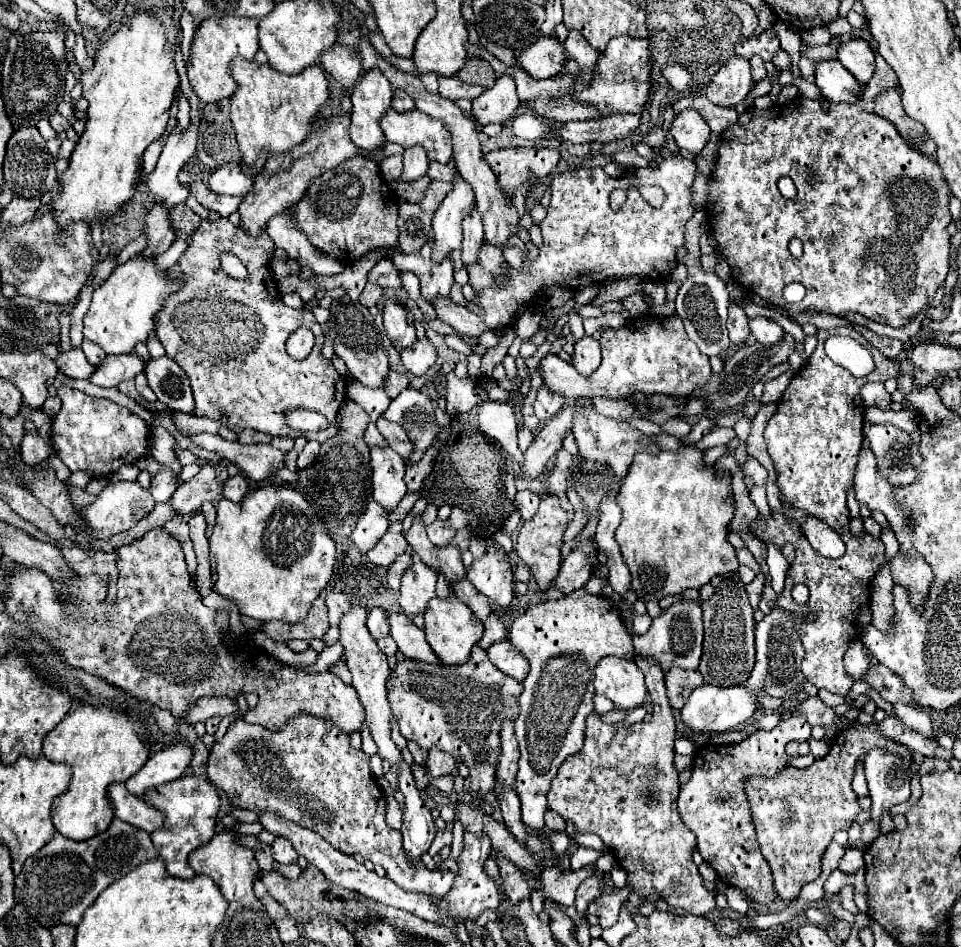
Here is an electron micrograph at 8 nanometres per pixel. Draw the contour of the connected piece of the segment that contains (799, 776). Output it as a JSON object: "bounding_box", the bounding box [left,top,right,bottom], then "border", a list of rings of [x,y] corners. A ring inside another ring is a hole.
{"bounding_box":[745,724,911,900],"border":[[[861,724],[859,728],[837,734],[829,754],[821,760],[815,760],[805,770],[787,764],[777,776],[745,778],[745,792],[751,802],[757,842],[763,858],[771,866],[775,890],[783,900],[797,898],[803,884],[819,878],[821,856],[833,840],[833,834],[837,830],[849,830],[855,816],[861,812],[857,794],[851,788],[855,762],[859,758],[865,758],[865,754],[877,746],[899,752],[905,762],[911,760],[911,752],[905,746],[899,746],[881,736],[877,732],[877,724]]]}

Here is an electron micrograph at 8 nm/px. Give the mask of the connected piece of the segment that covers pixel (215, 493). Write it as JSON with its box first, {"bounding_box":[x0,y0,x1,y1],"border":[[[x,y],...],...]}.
{"bounding_box":[173,464,221,514],"border":[[[203,464],[199,474],[189,482],[183,482],[173,494],[173,508],[177,514],[191,514],[201,508],[205,500],[217,502],[221,496],[221,480],[217,478],[217,470],[211,464]]]}

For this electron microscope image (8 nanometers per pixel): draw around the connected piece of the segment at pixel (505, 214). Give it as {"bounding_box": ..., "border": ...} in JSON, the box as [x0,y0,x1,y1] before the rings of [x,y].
{"bounding_box":[359,34,519,248],"border":[[[363,34],[363,38],[359,40],[359,56],[361,56],[361,62],[363,62],[363,72],[369,72],[371,68],[379,68],[379,70],[387,76],[387,80],[391,82],[393,88],[405,90],[405,92],[415,100],[415,106],[417,106],[421,112],[425,112],[425,114],[429,114],[429,116],[433,116],[433,118],[437,118],[437,120],[441,120],[441,122],[445,124],[445,128],[447,128],[447,130],[451,132],[451,136],[453,136],[453,150],[455,150],[455,156],[453,156],[453,158],[455,158],[457,170],[459,170],[459,174],[461,174],[461,176],[473,186],[473,190],[475,190],[477,206],[479,206],[479,212],[483,214],[483,224],[485,224],[485,242],[491,244],[491,246],[497,246],[497,248],[507,248],[507,246],[509,246],[509,240],[511,240],[513,236],[517,236],[517,234],[515,234],[515,228],[519,228],[519,214],[517,214],[517,210],[509,204],[509,200],[499,192],[497,180],[495,180],[491,168],[487,166],[487,162],[483,160],[481,144],[479,144],[479,140],[477,140],[477,130],[475,130],[473,122],[467,118],[467,114],[465,114],[455,102],[451,102],[451,100],[447,100],[447,98],[443,98],[443,96],[439,96],[439,94],[429,94],[417,76],[405,74],[405,72],[397,70],[395,66],[391,66],[387,60],[383,60],[383,58],[377,54],[377,50],[371,46],[371,42],[365,38],[365,34]]]}

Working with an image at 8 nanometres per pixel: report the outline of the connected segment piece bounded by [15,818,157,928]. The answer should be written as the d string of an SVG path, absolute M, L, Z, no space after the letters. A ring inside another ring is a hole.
M113 818L105 832L83 842L73 842L55 832L51 842L31 856L21 874L15 876L15 900L17 904L23 904L27 912L45 928L59 922L75 926L81 922L83 912L111 882L119 880L137 864L155 856L157 850L149 834L119 818Z

